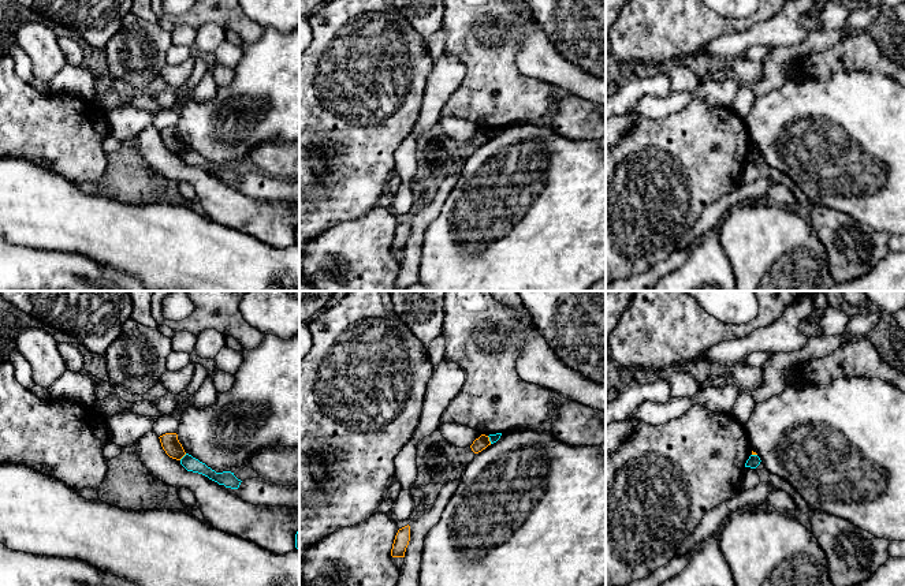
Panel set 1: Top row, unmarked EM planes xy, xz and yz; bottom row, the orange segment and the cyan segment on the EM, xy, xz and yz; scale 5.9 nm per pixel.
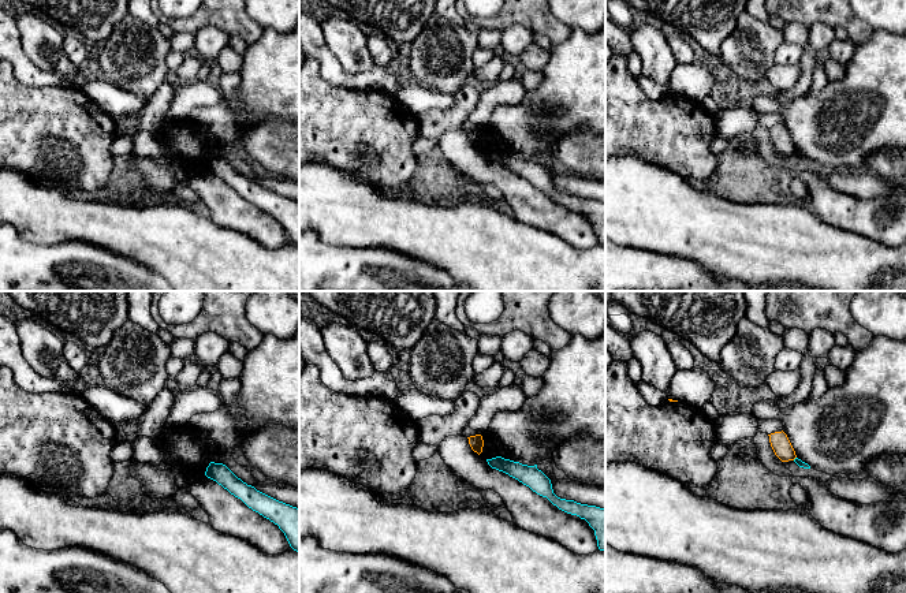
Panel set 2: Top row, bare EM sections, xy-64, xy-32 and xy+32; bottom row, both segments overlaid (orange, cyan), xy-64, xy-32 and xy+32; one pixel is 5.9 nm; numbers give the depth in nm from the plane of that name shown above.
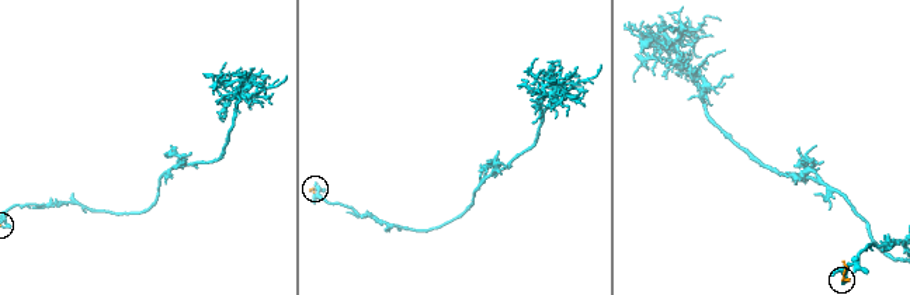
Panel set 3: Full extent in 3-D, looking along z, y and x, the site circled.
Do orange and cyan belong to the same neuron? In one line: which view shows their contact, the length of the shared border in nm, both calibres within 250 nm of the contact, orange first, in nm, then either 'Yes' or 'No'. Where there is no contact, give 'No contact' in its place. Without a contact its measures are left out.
Touches orange in xy. Shared border 60 nm. Thickness 110 nm (orange) against 90 nm. No

